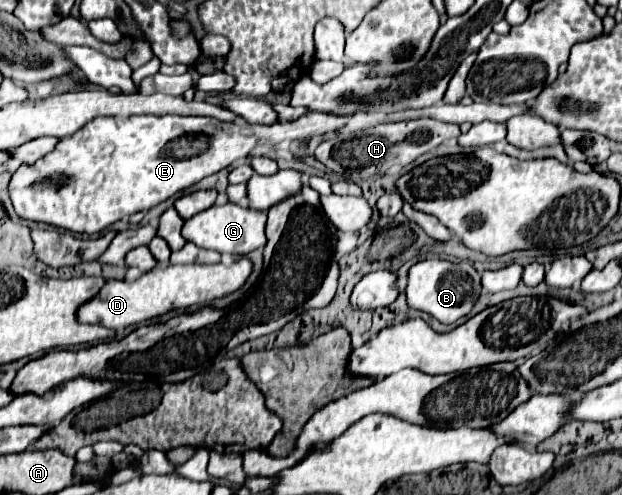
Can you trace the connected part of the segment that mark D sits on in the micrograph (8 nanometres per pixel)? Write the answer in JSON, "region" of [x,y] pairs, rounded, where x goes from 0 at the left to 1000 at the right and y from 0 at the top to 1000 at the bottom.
{"region":[[[389,519],[367,539],[357,531],[248,539],[219,568],[174,568],[170,580],[164,580],[164,588],[145,612],[132,616],[125,648],[154,653],[196,669],[206,657],[225,657],[283,624],[302,624],[309,616],[331,616],[344,604],[357,604],[383,588],[399,568],[402,552],[405,552],[405,527],[399,519]]]}

